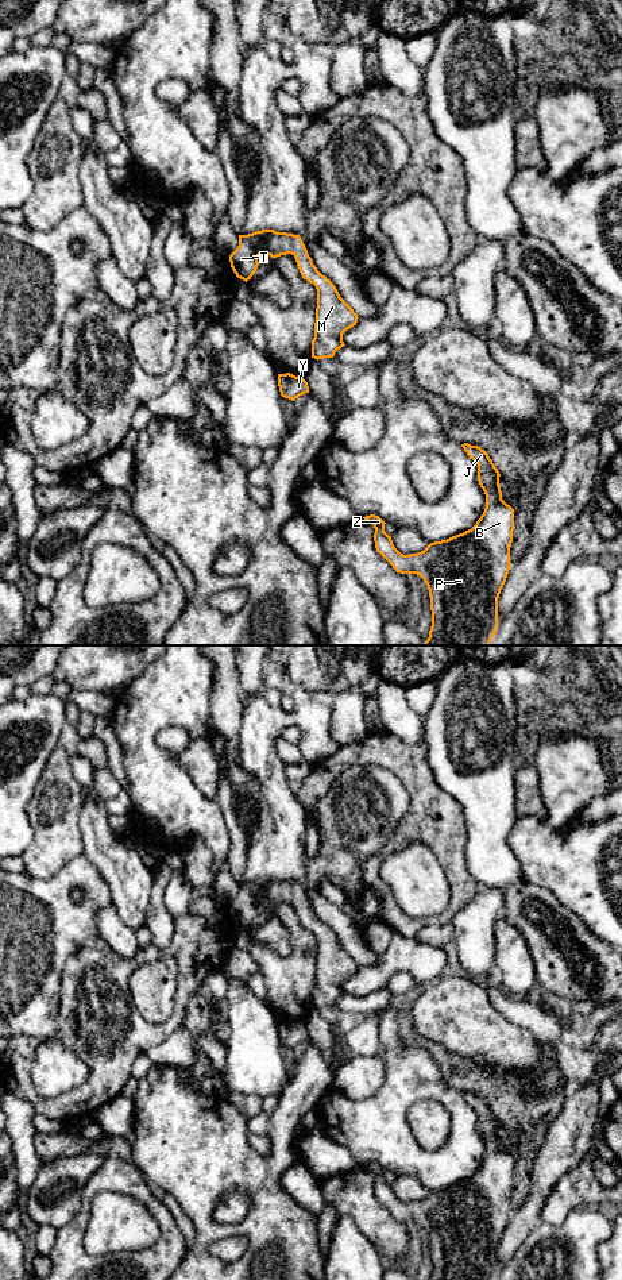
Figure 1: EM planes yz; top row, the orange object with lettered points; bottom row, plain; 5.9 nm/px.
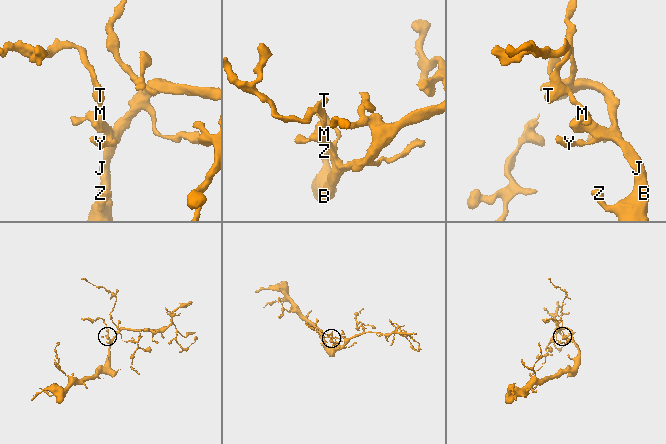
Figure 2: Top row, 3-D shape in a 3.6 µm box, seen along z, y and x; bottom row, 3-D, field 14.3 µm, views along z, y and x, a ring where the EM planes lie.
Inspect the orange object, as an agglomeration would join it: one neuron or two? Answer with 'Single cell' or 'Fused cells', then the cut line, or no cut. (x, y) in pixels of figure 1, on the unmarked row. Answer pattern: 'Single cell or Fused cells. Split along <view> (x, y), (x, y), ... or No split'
Single cell. No split

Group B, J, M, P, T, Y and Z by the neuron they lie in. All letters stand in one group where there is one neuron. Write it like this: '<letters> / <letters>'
B J M P T Y Z

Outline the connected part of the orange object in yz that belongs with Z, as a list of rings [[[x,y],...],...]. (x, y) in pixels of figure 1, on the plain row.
[[[461,1092],[478,1113],[486,1156],[476,1172],[424,1199],[403,1203],[375,1163],[363,1165],[375,1176],[376,1199],[401,1222],[417,1222],[428,1234],[429,1280],[497,1280],[498,1246],[506,1230],[514,1179],[514,1157],[502,1148],[499,1119],[478,1094]]]

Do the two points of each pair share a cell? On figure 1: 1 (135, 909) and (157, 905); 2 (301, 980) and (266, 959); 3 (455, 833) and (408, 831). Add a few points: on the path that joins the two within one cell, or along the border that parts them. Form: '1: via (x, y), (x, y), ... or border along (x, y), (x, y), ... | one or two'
1: border along (154, 876), (146, 921), (143, 924) | two
2: via (293, 979), (288, 979), (274, 967) | one
3: via (443, 832), (420, 831) | one

